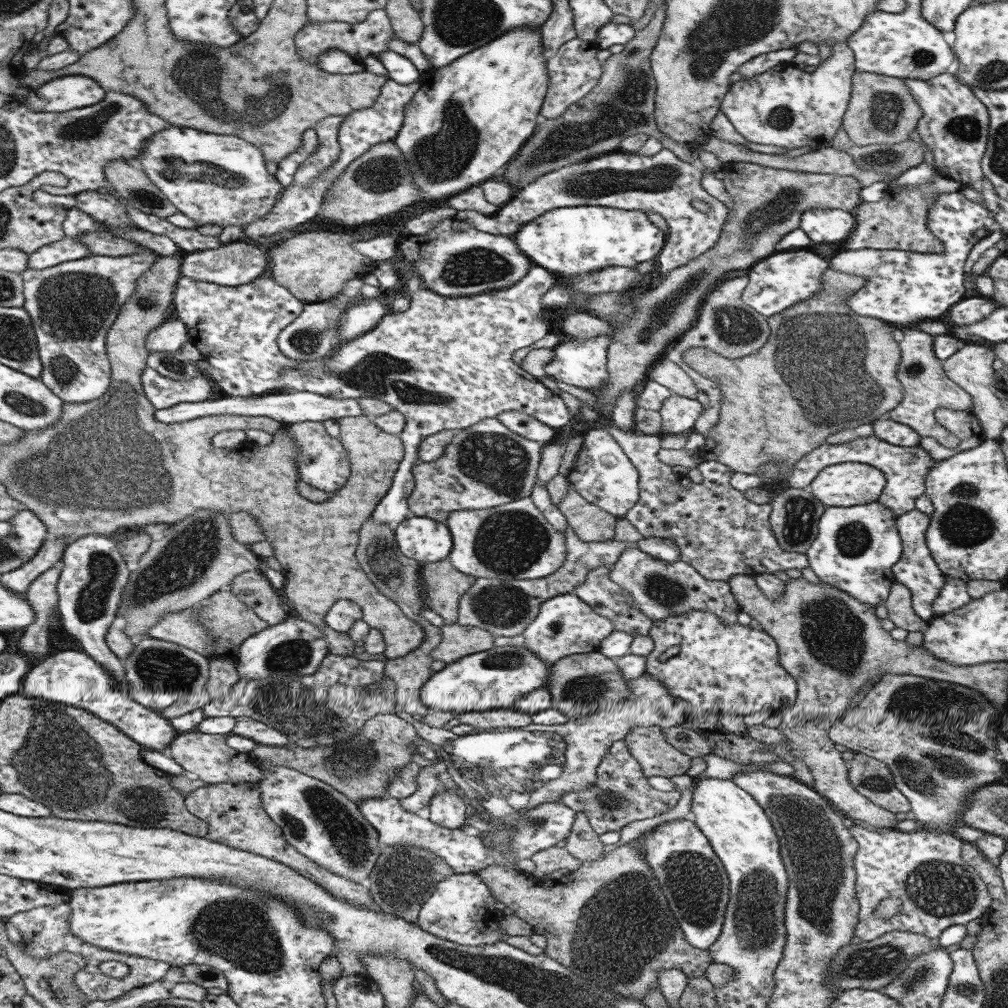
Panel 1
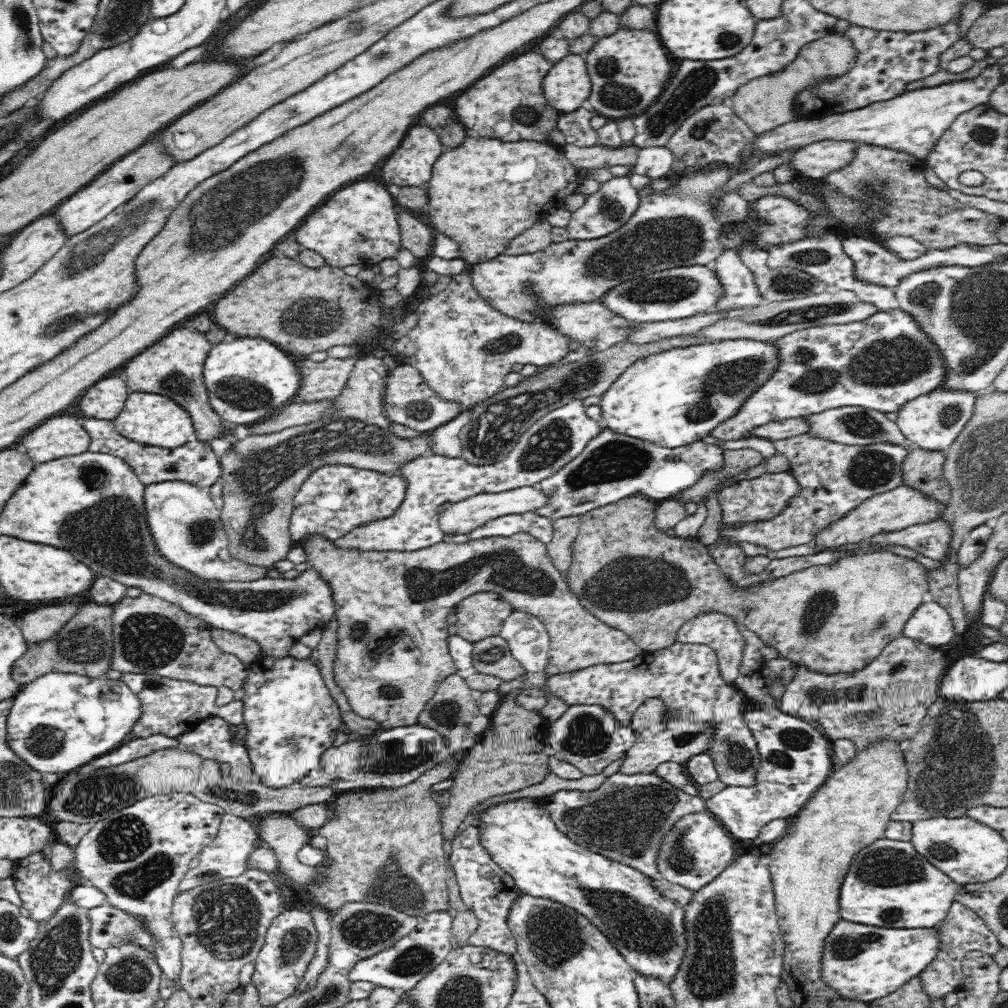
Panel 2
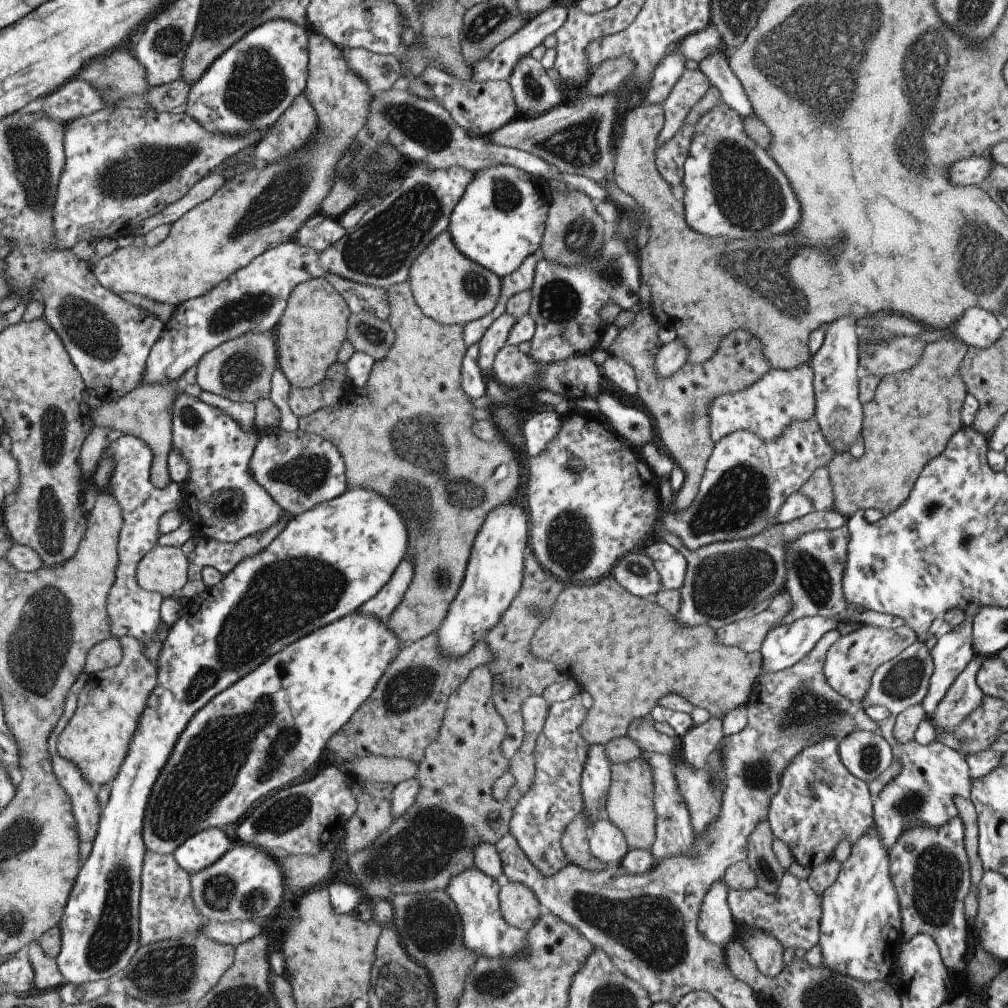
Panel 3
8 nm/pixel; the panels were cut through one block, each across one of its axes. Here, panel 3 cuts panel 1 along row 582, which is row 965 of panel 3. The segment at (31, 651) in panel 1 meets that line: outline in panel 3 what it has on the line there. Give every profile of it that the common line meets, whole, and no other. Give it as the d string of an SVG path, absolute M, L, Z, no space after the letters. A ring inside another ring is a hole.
M37 941L30 943L25 953L35 972L34 991L58 989L64 984L57 959L46 956Z

